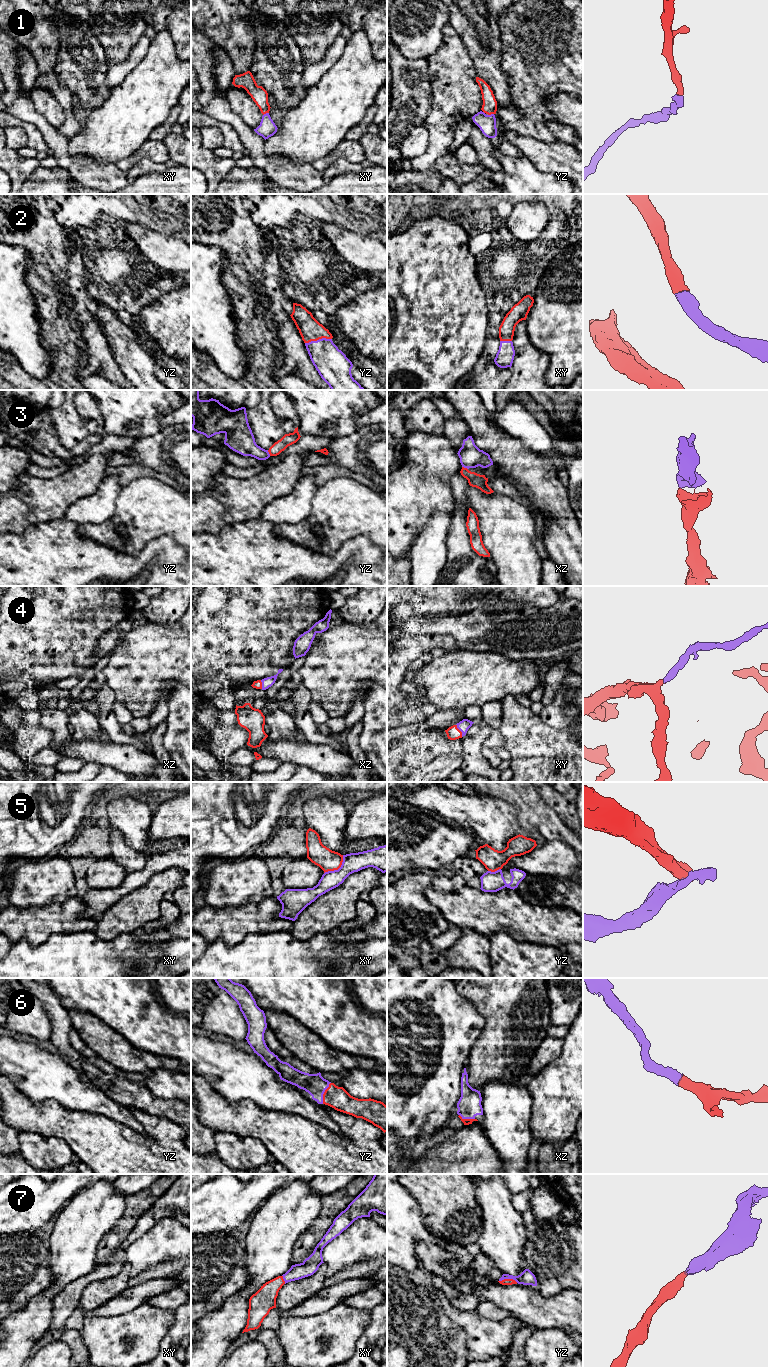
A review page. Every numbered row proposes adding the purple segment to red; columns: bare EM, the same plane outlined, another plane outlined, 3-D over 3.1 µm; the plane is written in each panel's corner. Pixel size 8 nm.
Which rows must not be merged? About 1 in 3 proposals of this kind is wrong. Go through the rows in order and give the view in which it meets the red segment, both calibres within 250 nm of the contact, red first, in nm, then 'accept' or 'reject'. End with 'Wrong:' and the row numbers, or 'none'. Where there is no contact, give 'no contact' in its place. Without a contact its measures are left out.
1: meets red in xy; 130 nm thick on the red side, 140 nm on the other; accept
2: meets red in yz; 180 nm thick on the red side, 260 nm on the other; accept
3: meets red in yz; 100 nm thick on the red side, 200 nm on the other; accept
4: meets red in xy; 110 nm thick on the red side, 90 nm on the other; accept
5: meets red in xy; 170 nm thick on the red side, 160 nm on the other; reject
6: meets red in yz; 180 nm thick on the red side, 170 nm on the other; accept
7: meets red in yz; 50 nm thick on the red side, 110 nm on the other; accept
Wrong: 5

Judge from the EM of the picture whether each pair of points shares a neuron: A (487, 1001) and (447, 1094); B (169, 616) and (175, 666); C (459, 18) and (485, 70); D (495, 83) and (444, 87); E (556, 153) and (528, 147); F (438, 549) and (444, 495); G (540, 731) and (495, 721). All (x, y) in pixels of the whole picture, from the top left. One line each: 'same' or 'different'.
A: different
B: different
C: same
D: different
E: same
F: different
G: different

